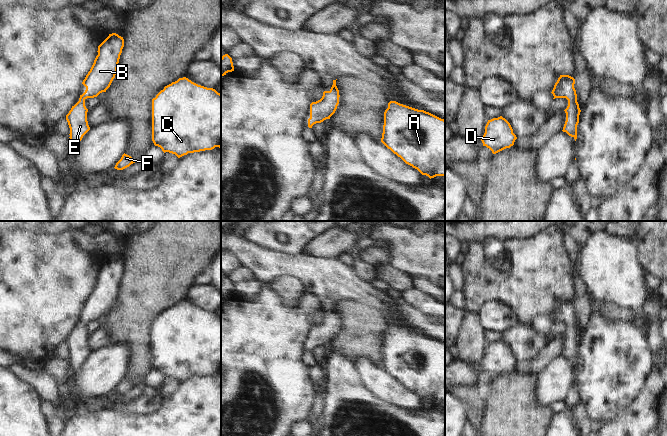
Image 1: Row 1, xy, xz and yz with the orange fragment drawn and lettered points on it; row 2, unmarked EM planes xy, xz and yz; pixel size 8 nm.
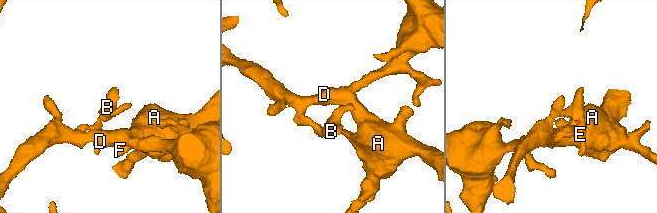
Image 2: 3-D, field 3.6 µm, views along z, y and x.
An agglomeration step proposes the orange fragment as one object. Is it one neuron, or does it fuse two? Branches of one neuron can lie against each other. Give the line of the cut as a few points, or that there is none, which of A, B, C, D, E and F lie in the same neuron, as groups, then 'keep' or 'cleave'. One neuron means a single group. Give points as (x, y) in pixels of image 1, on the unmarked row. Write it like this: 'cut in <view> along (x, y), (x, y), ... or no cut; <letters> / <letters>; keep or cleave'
no cut; A B C D E F; keep

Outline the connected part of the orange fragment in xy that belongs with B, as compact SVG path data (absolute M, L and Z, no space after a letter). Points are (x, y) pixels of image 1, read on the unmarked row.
M116 257L109 258L98 270L98 279L82 306L86 314L80 319L79 325L72 330L66 339L66 344L70 352L69 362L72 366L80 366L83 360L90 354L87 345L88 333L85 330L85 324L97 321L100 317L106 316L110 311L117 297L123 271L124 263Z

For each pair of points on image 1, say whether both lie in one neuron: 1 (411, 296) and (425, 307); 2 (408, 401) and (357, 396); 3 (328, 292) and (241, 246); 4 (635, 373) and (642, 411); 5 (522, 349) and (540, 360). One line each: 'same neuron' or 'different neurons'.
1: same neuron
2: different neurons
3: same neuron
4: different neurons
5: different neurons

